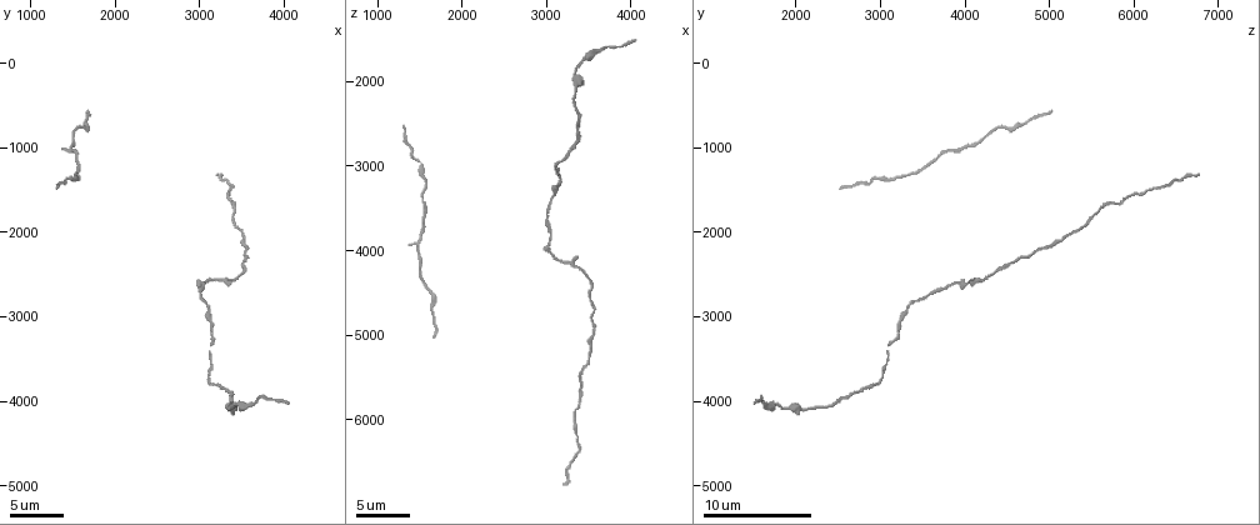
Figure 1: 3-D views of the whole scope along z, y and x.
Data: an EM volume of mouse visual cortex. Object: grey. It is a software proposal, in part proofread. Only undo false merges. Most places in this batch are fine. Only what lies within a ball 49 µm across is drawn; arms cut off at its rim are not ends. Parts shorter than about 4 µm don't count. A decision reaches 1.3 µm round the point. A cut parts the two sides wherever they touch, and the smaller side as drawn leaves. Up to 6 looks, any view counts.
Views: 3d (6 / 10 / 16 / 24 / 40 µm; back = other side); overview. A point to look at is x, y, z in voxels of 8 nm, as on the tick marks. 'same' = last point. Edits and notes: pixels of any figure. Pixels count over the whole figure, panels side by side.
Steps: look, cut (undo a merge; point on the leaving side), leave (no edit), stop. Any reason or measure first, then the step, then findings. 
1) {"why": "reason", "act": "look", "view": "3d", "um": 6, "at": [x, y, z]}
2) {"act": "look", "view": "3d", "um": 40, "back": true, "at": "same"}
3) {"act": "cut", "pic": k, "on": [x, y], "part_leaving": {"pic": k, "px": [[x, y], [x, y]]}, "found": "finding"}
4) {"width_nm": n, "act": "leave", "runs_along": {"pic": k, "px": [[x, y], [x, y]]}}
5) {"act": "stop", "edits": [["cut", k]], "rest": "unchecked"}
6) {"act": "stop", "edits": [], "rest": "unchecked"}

{"why": "thick turns thin", "act": "look", "view": "3d", "um": 6, "at": [3350, 2550, 4200]}

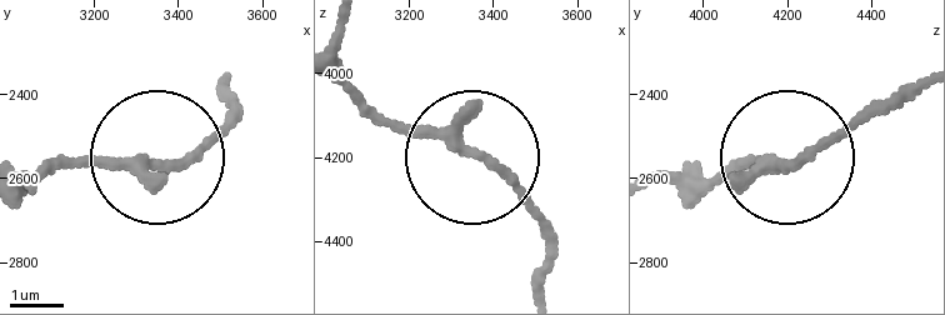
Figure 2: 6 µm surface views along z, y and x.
{"act": "look", "view": "3d", "um": 6, "back": true, "at": [3385, 2565, 4205]}

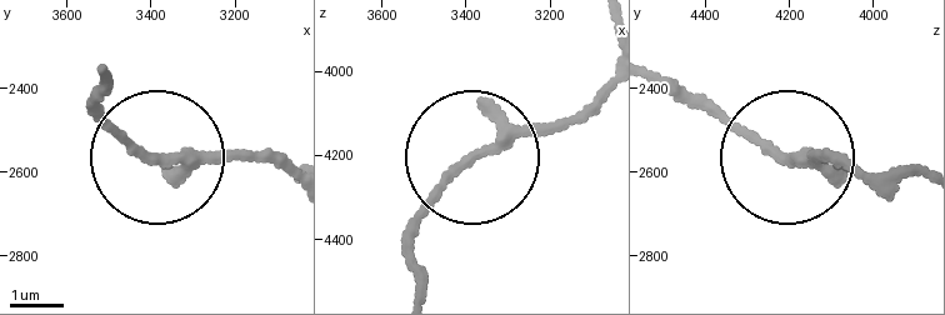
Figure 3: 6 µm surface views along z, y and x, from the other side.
{"act": "leave", "runs_along": {"pic": 3, "px": [[609, 76], [555, 125], [488, 143], [411, 246]]}, "found": "all the same cell"}

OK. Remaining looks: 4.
{"why": "calibre changes", "act": "look", "view": "3d", "um": 6, "at": [3550, 2050, 5200]}

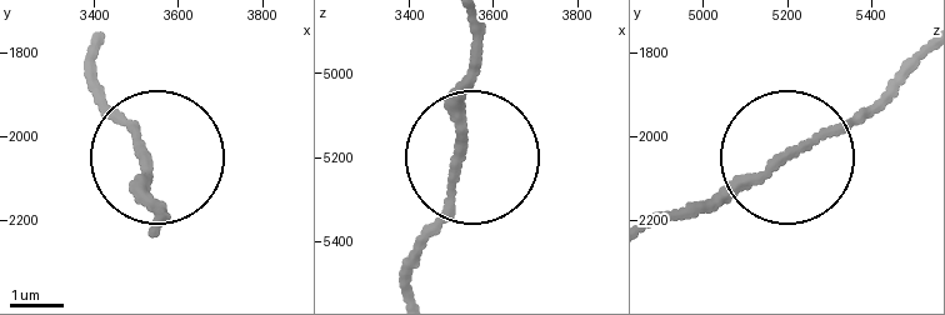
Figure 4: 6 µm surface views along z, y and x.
{"act": "look", "view": "3d", "um": 6, "back": true, "at": [3525, 2090, 5155]}

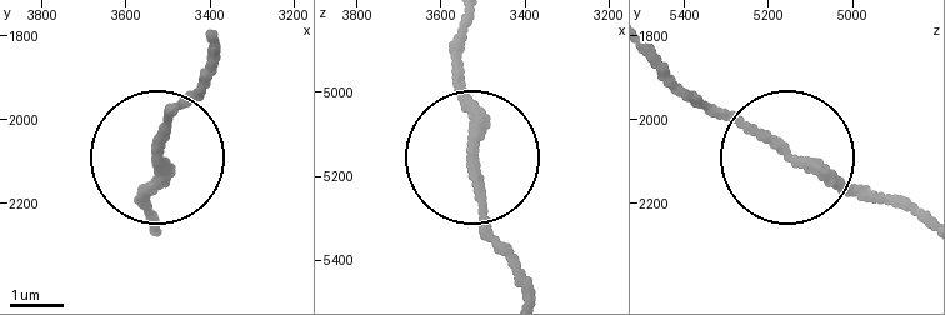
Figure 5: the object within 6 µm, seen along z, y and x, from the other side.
{"width_nm": 200, "act": "leave", "runs_along": {"pic": 5, "px": [[465, 26], [465, 161], [519, 290]]}, "found": "all the same cell"}

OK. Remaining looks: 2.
{"why": "thick turns thin", "act": "look", "view": "3d", "um": 10, "at": [3150, 3150, 3200]}

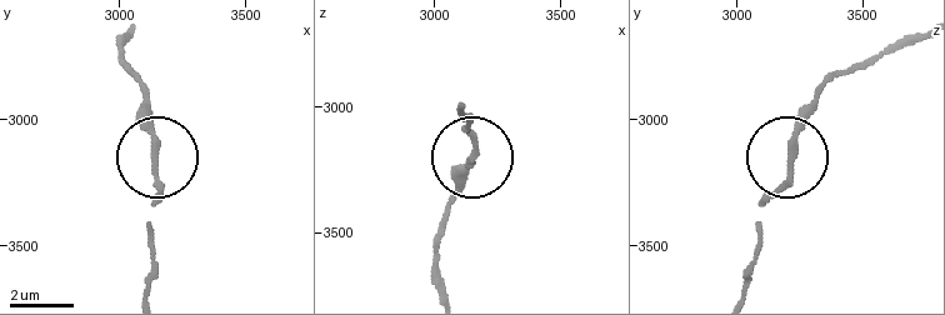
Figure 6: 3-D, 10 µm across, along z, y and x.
{"act": "look", "view": "3d", "um": 10, "back": true, "at": [3130, 3180, 3210]}

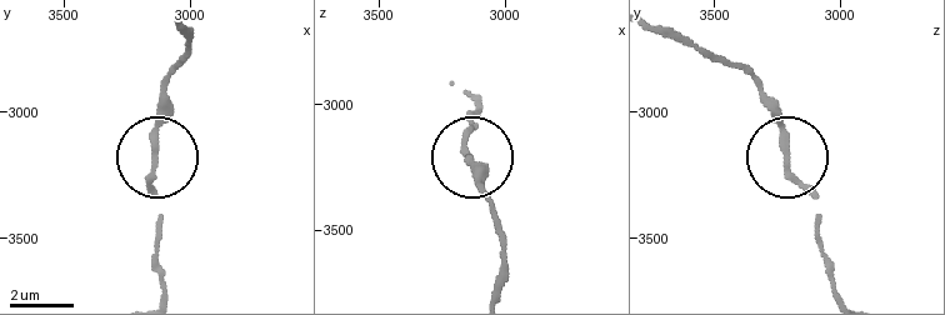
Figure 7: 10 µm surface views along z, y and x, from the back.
{"act": "leave", "runs_along": {"pic": 7, "px": [[658, 25], [746, 71], [819, 221]]}, "found": "one cell here"}

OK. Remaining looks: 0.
{"act": "stop", "edits": [], "rest": "unchecked"}

